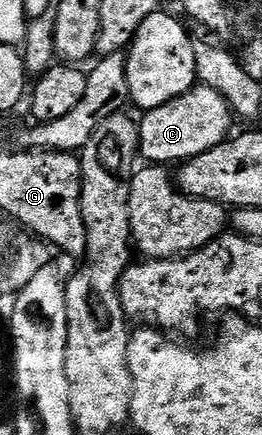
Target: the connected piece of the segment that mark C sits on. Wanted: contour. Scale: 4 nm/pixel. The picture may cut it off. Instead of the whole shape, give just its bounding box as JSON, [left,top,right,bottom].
[139,84,235,167]

